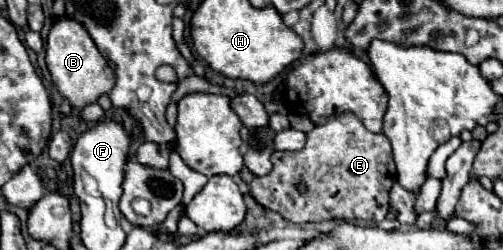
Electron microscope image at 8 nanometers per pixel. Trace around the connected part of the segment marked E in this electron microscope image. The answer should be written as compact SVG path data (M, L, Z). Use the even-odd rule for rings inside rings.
M343 112L339 116L329 118L325 124L315 126L307 134L307 144L301 152L273 152L271 160L273 170L267 176L253 178L251 190L261 206L281 214L285 220L295 224L323 222L323 220L343 220L343 222L385 220L389 210L389 190L395 180L391 142L387 140L385 134L369 132L355 114Z

